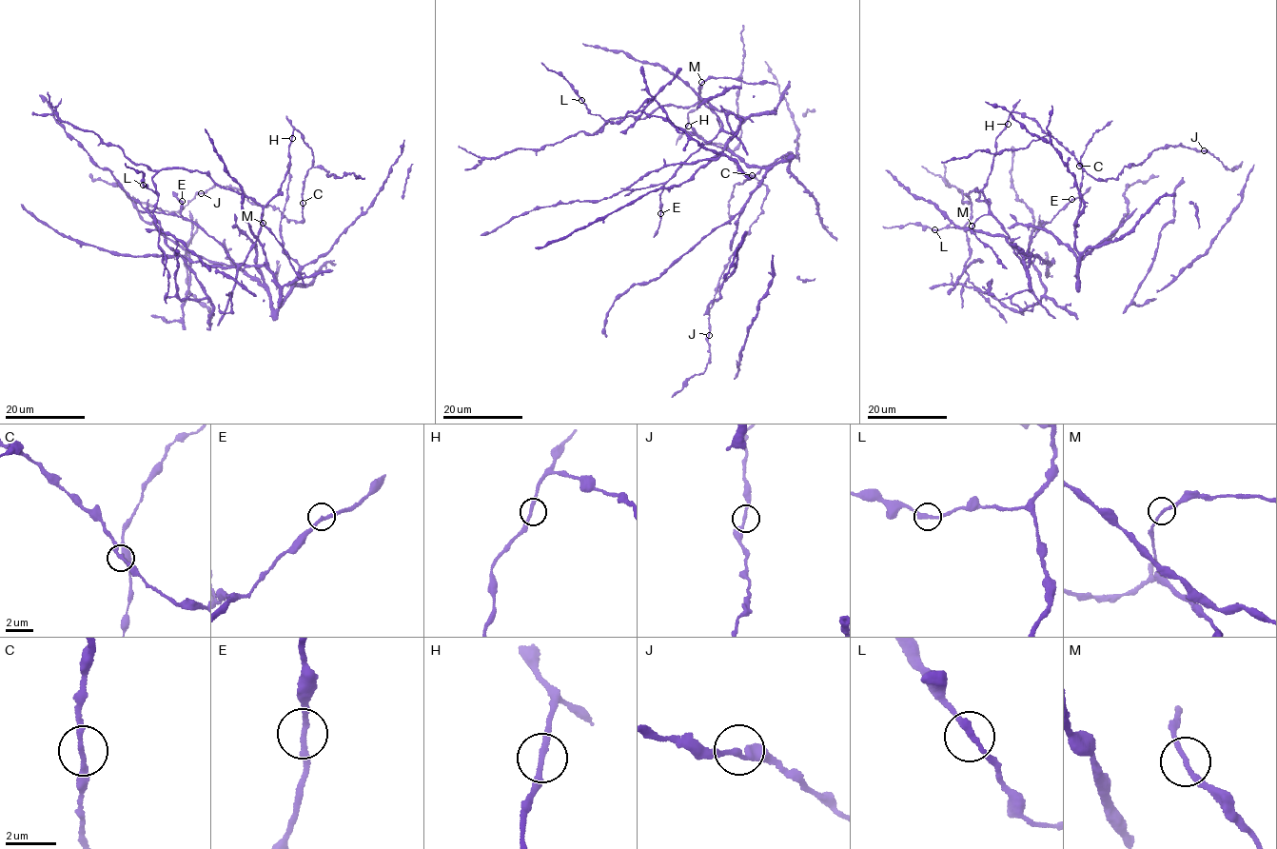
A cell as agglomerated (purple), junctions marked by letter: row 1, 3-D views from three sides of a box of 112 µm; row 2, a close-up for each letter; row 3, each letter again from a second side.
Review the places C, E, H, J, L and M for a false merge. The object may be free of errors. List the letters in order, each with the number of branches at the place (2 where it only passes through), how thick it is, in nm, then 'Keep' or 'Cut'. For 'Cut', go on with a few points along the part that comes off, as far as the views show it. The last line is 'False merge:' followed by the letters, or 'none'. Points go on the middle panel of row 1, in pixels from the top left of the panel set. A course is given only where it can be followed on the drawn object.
C: Branches: 2. Thickness 200 nm. Keep
E: Branches: 2. Thickness 200 nm. Keep
H: Branches: 2. Thickness 220 nm. Keep
J: Branches: 2. Thickness 190 nm. Keep
L: Branches: 2. Thickness 240 nm. Keep
M: Branches: 2. Thickness 190 nm. Keep
False merge: none

